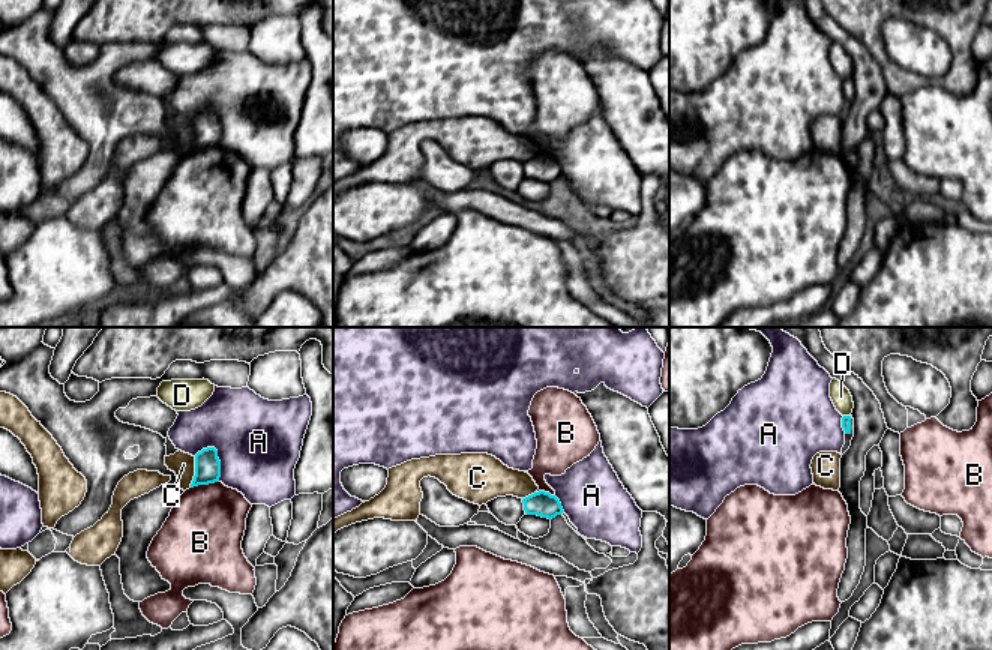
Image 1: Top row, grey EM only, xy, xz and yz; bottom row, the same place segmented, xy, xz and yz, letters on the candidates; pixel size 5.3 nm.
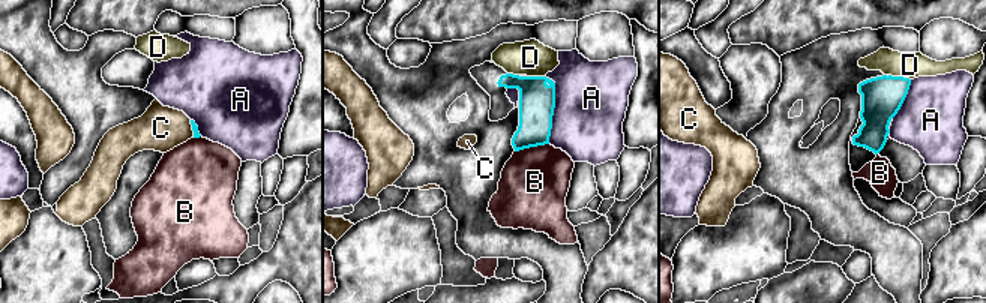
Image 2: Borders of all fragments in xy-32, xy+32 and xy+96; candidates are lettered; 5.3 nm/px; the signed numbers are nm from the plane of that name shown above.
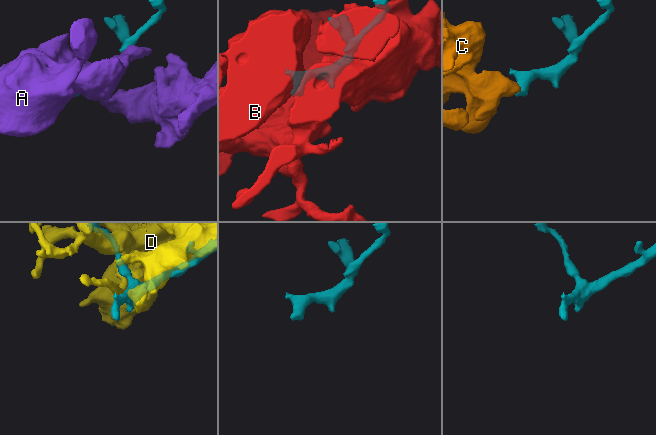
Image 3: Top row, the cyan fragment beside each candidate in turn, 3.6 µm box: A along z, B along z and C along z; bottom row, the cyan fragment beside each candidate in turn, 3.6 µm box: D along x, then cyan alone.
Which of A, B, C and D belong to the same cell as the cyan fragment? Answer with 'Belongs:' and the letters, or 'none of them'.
Belongs: none of them

